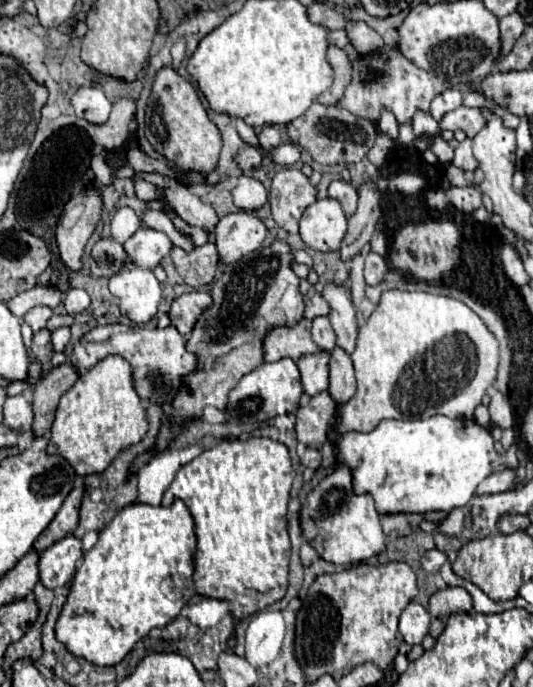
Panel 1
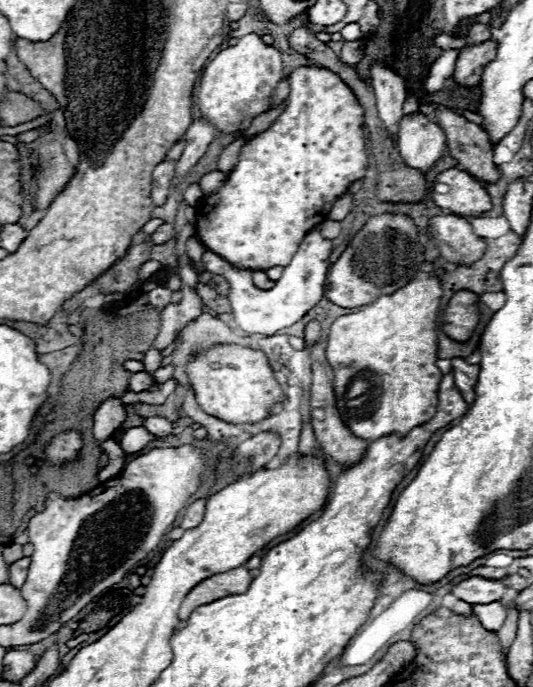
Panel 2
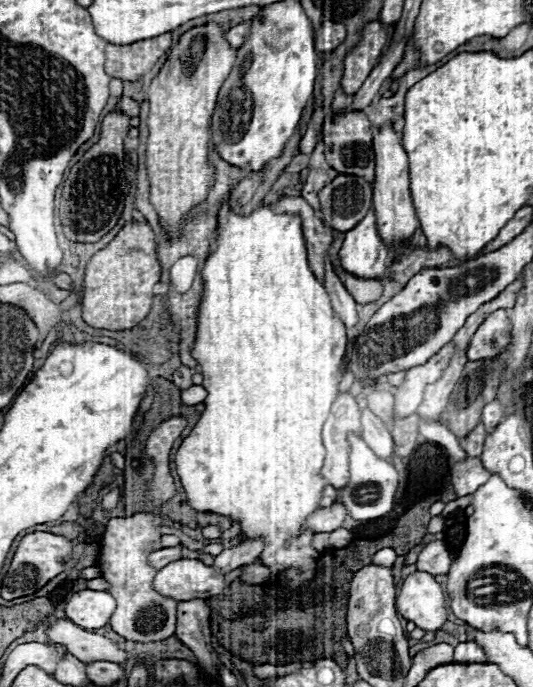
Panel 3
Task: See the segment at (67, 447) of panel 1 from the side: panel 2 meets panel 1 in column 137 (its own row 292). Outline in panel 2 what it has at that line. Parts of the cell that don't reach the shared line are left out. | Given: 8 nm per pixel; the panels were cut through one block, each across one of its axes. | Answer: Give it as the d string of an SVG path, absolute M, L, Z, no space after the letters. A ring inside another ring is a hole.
M436 258L428 264L432 266L430 272L418 270L416 276L406 286L398 288L394 294L382 294L372 304L362 306L362 310L354 314L338 316L330 326L328 344L326 344L326 360L334 374L336 406L338 406L342 420L350 426L350 430L358 438L364 438L368 442L374 442L374 438L382 438L386 434L396 434L398 438L402 438L402 434L408 434L414 426L428 422L436 414L438 386L442 380L442 372L436 366L436 360L438 360L436 320L438 320L440 298L442 298L444 262L442 258ZM358 382L360 386L364 386L364 392L352 396L352 406L348 406L350 404L348 392L350 388L354 388L352 384L358 384Z

